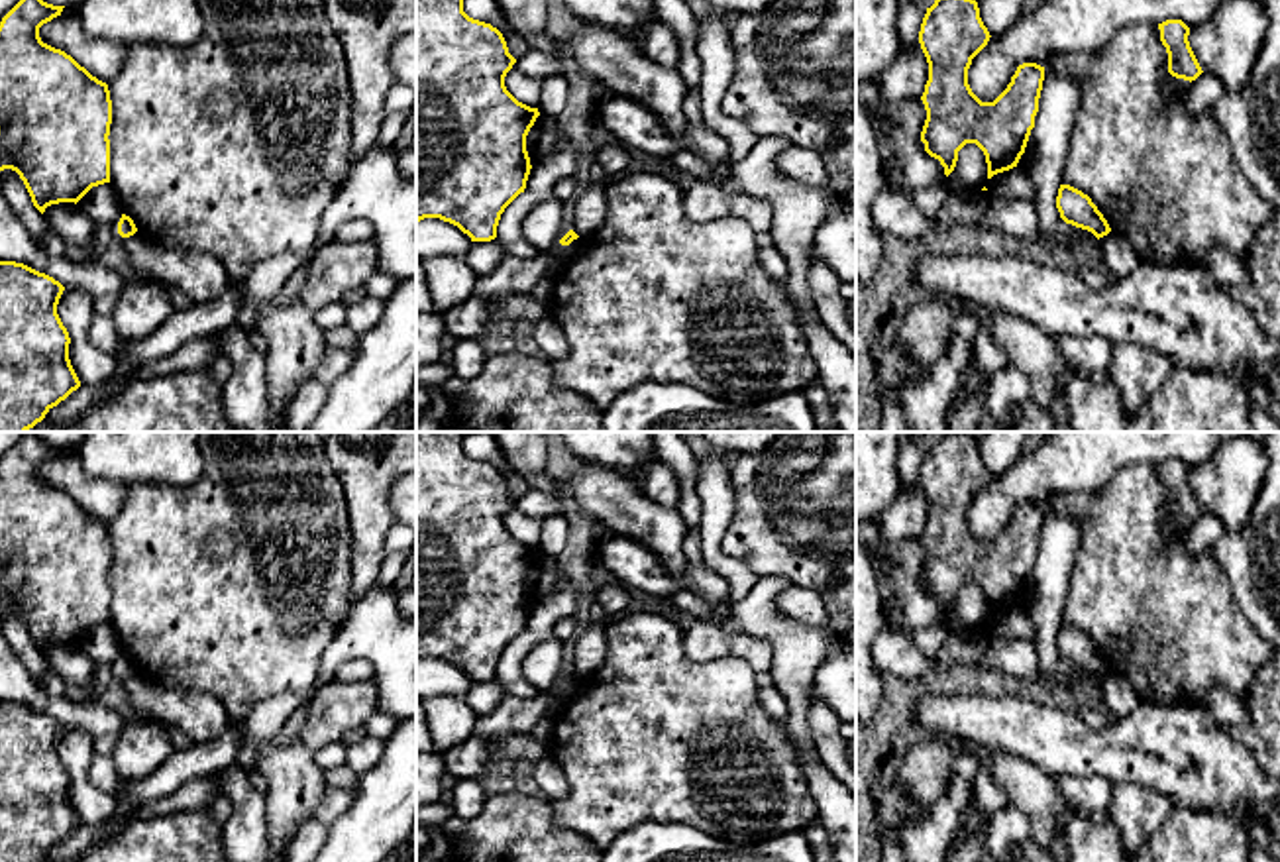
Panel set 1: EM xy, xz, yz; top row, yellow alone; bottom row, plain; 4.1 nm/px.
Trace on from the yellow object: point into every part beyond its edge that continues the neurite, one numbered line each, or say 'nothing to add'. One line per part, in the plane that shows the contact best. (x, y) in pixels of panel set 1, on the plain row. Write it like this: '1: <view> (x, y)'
nothing to add

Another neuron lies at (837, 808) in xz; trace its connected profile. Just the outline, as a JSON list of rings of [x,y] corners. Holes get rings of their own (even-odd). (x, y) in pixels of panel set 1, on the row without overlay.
[[[775,719],[775,727],[789,740],[803,766],[809,791],[819,807],[819,823],[830,836],[836,862],[856,862],[856,797],[819,758],[803,752],[785,719]]]

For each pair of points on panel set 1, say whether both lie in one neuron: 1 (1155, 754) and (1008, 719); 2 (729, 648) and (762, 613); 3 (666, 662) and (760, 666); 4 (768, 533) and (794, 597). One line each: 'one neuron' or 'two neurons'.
1: one neuron
2: two neurons
3: two neurons
4: two neurons

